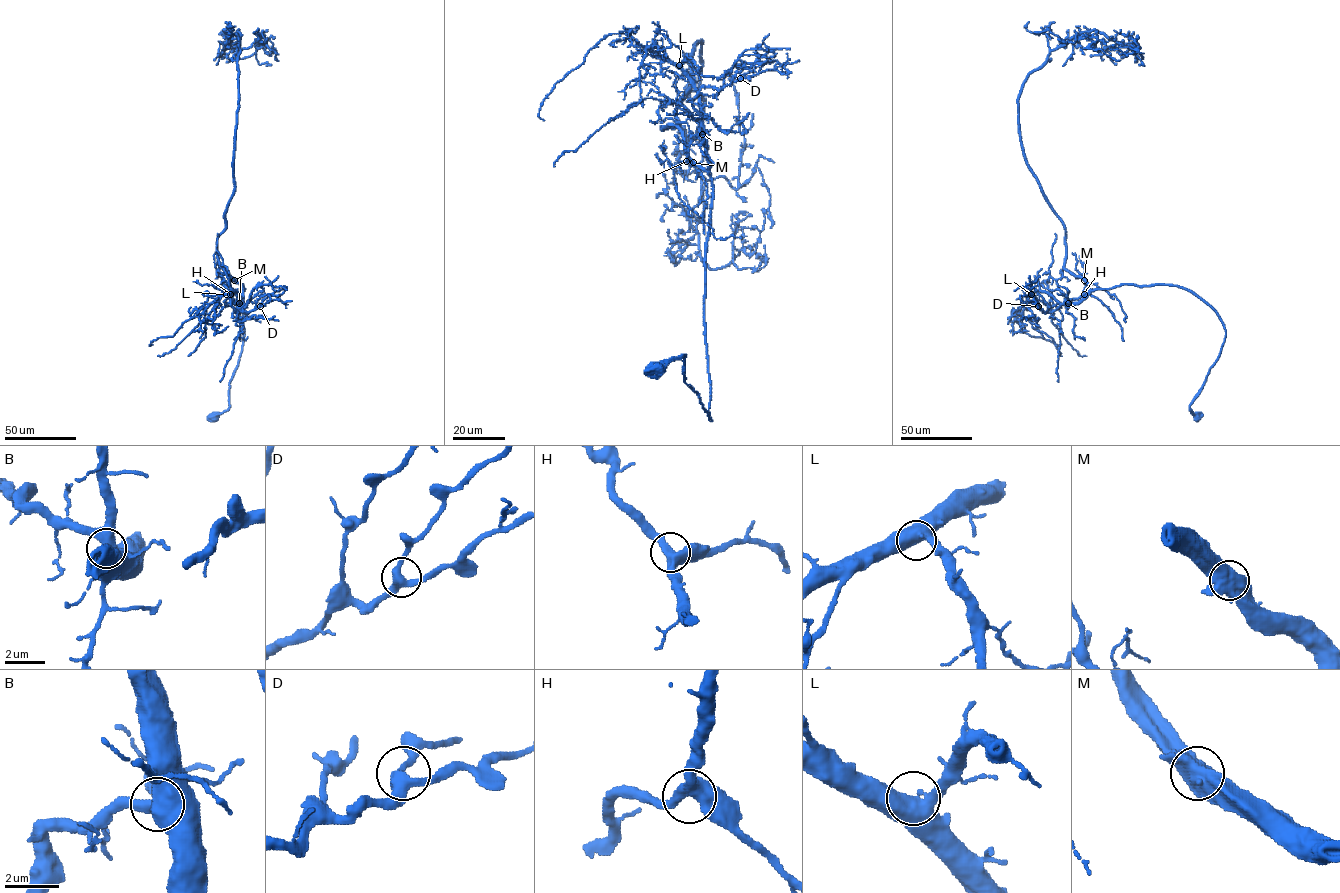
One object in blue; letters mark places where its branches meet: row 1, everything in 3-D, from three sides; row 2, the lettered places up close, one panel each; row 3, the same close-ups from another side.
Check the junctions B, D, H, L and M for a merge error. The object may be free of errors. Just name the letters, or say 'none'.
none

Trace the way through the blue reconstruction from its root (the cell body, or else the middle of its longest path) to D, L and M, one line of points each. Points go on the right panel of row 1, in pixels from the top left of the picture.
D: (1198, 417), (1190, 404), (1225, 329), (1192, 292), (1121, 284), (1091, 290), (1051, 312), (1038, 306)
L: (1198, 417), (1190, 404), (1225, 329), (1192, 292), (1121, 284), (1091, 290), (1073, 303), (1031, 294)
M: (1198, 417), (1190, 404), (1225, 335), (1219, 315), (1176, 286), (1121, 284), (1091, 290), (1084, 280)

